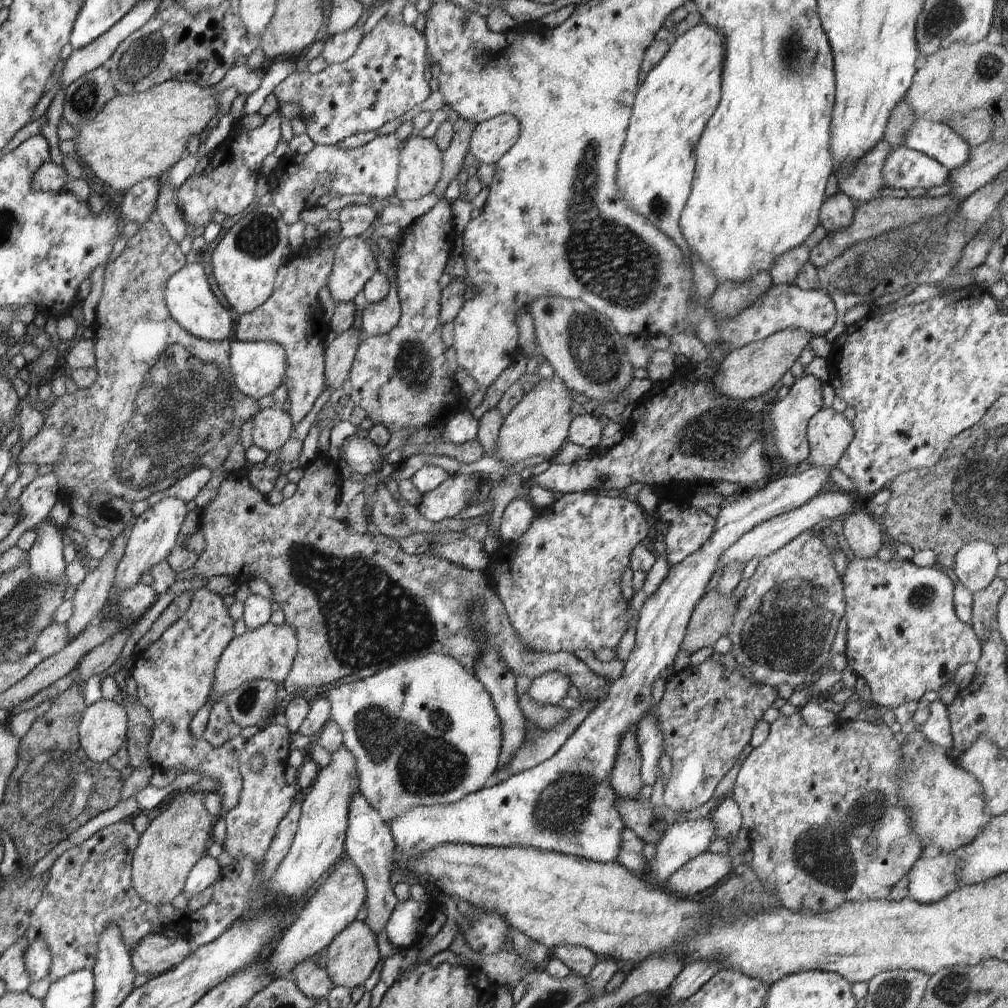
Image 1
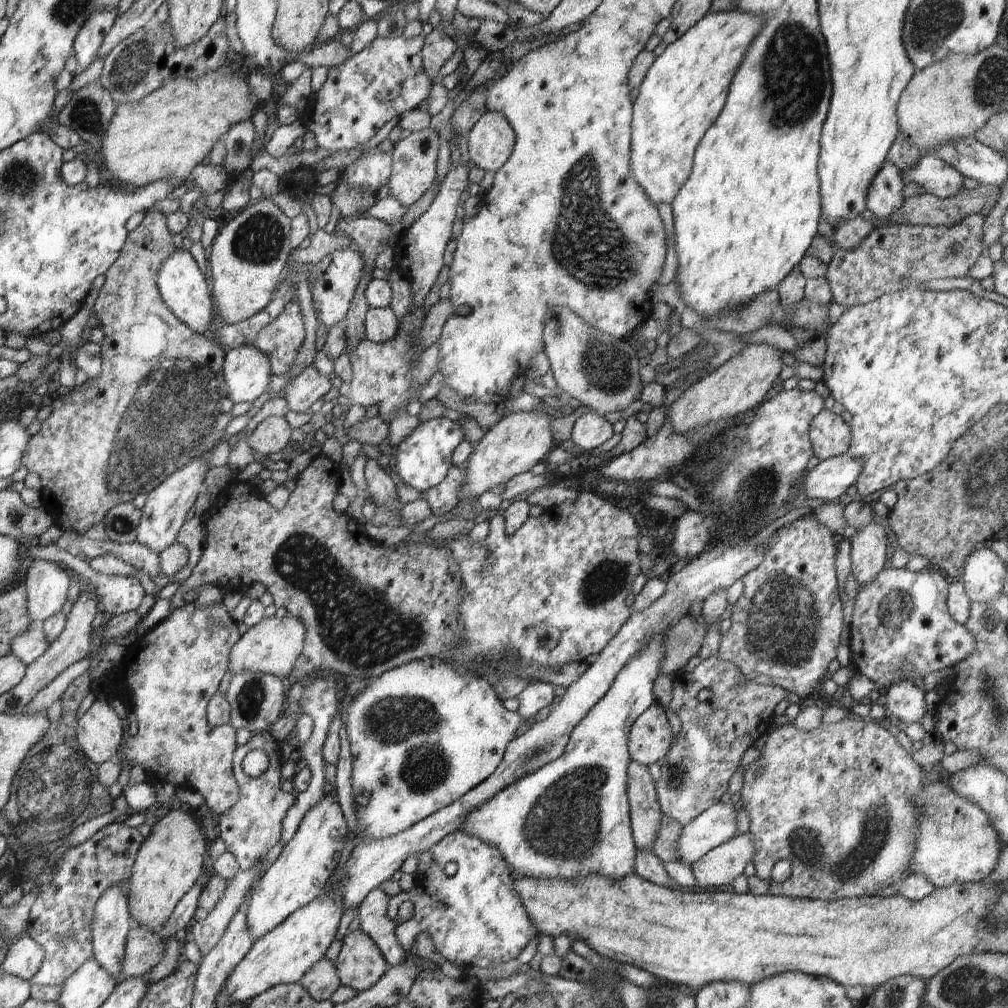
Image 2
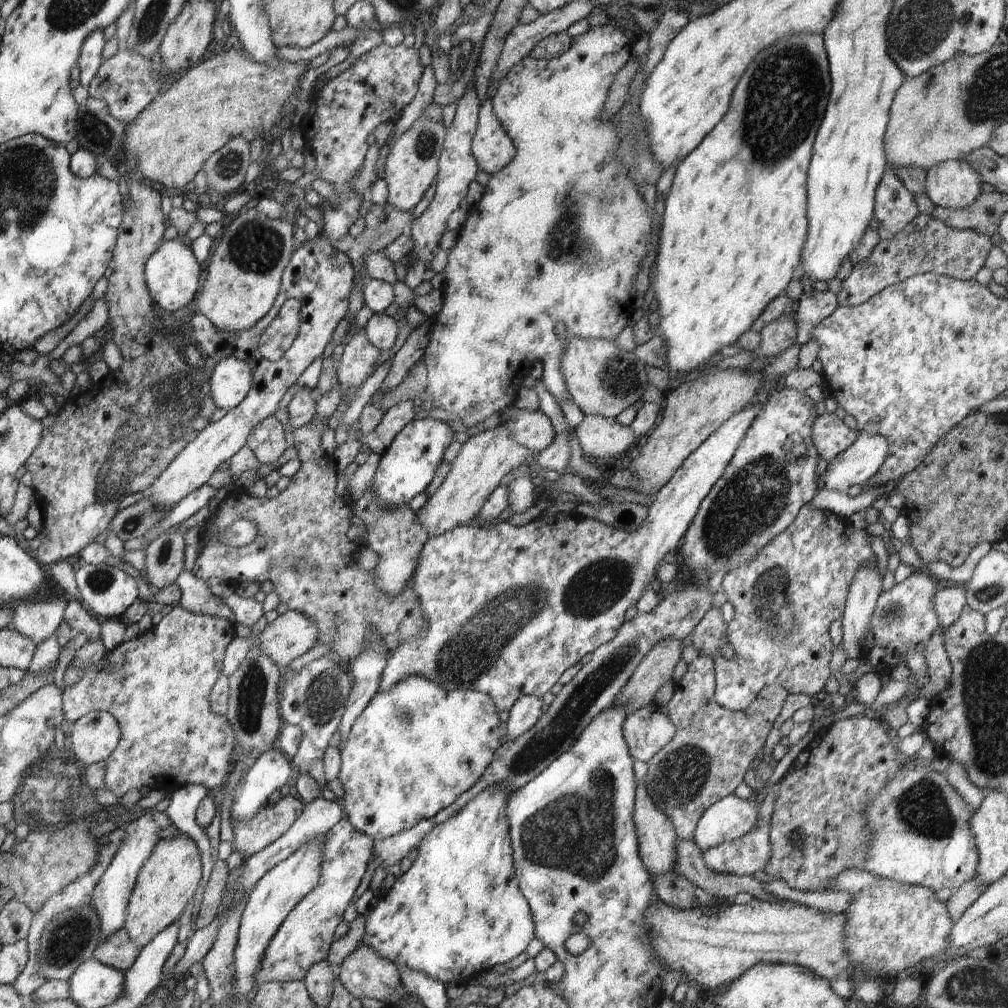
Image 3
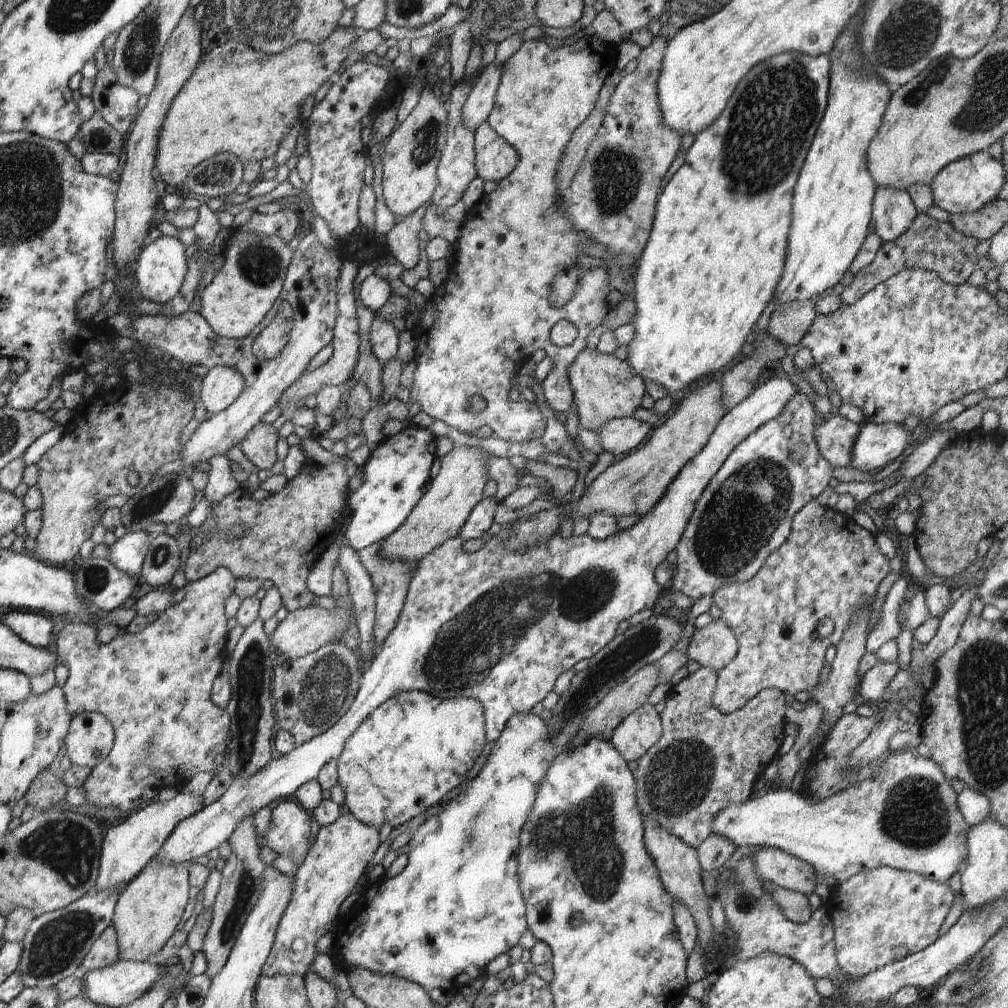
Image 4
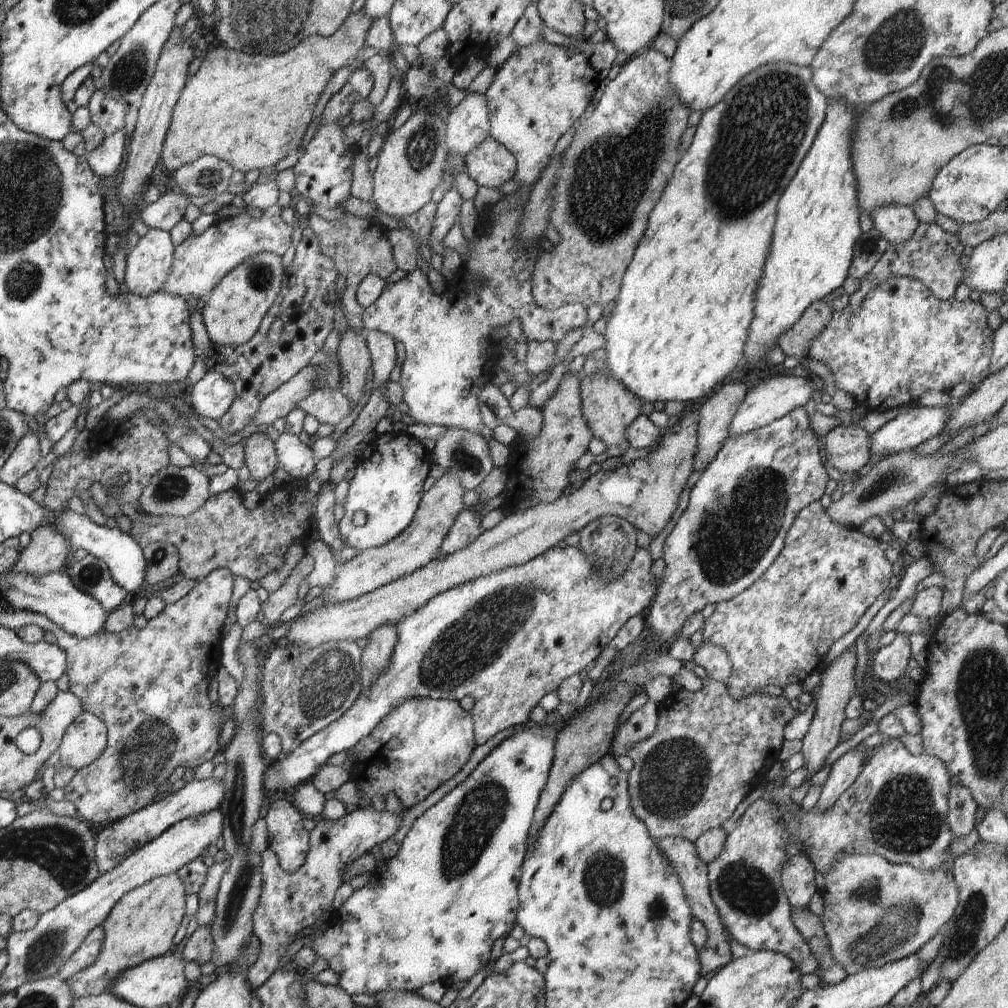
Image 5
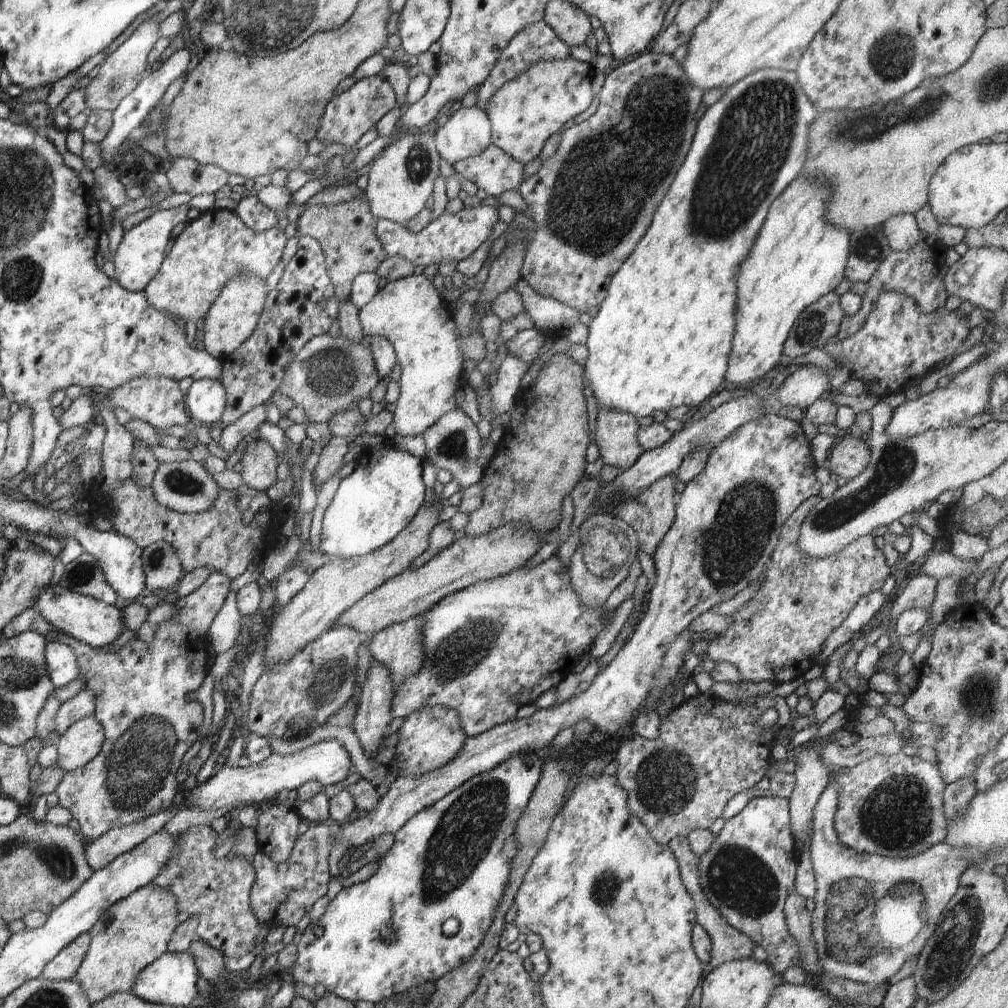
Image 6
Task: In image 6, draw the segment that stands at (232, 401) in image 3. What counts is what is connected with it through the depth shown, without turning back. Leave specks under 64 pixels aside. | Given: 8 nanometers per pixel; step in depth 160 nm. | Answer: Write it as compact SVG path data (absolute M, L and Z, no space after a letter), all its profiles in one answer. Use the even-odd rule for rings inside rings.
M211 378L195 380L185 394L187 411L199 424L216 424L224 412L226 395L220 381Z

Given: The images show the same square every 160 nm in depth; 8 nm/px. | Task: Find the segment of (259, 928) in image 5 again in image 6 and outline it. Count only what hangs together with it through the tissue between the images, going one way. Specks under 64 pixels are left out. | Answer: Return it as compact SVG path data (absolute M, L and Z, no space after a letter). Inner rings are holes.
M767 414L739 426L711 451L705 469L685 487L676 504L676 518L670 530L651 555L655 564L655 585L647 594L644 610L636 623L633 633L614 660L598 673L592 682L584 685L578 696L572 697L562 705L550 709L539 709L529 718L514 719L502 723L475 737L467 737L458 754L442 768L419 777L396 777L378 804L353 822L336 823L328 821L308 827L298 837L290 858L283 863L275 863L266 854L258 852L251 863L255 870L255 881L249 899L252 914L257 918L259 928L274 926L287 928L296 926L304 914L312 910L318 898L328 892L328 856L336 842L353 848L362 846L368 840L376 840L382 834L396 834L408 819L438 799L444 798L451 790L462 786L477 774L492 770L504 762L511 754L534 753L546 746L564 727L572 727L579 720L588 718L594 728L605 732L609 738L618 739L631 736L633 718L642 710L645 699L661 667L664 655L675 638L688 629L690 623L703 612L711 611L720 602L734 598L750 582L759 579L778 544L780 531L787 518L809 498L820 492L821 484L815 475L815 460L812 456L811 441L802 431L801 423L775 414Z

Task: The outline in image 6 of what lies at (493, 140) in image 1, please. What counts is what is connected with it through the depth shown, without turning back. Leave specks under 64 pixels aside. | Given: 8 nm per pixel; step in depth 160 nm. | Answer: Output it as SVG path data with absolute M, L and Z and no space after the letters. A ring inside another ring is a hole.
M494 143L478 156L459 160L453 167L460 177L471 180L489 196L498 196L516 188L524 170L520 161L514 160Z

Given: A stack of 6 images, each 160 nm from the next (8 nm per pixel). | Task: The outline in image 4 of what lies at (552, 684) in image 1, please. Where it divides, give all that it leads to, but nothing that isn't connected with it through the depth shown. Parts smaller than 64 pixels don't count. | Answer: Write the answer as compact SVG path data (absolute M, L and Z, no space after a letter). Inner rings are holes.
M532 712L515 713L508 720L498 741L494 744L488 757L488 763L476 776L471 786L465 789L454 801L451 801L442 812L418 827L416 833L411 833L404 839L411 846L408 852L406 868L392 879L380 878L378 881L368 883L362 890L360 899L352 906L350 911L346 912L348 917L346 930L337 934L333 952L333 956L336 956L334 958L338 958L338 962L340 962L342 970L348 973L352 968L362 968L362 970L370 970L372 974L400 976L400 978L422 986L428 992L434 988L440 988L442 991L452 994L455 991L459 991L464 984L470 984L476 978L486 976L486 967L491 960L494 960L500 954L509 953L511 948L520 943L522 934L529 930L526 922L524 898L522 898L520 892L517 874L522 826L526 823L534 805L537 787L545 778L546 770L548 770L550 764L560 754L553 748L553 743L549 740L547 732L544 720L536 716L536 714L532 714Z

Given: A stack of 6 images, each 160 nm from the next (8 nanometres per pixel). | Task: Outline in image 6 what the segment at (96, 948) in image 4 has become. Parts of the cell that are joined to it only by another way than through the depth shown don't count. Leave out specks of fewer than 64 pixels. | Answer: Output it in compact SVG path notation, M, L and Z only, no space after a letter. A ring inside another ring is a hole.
M89 932L78 936L46 965L40 977L51 981L70 980L78 972L90 943Z

